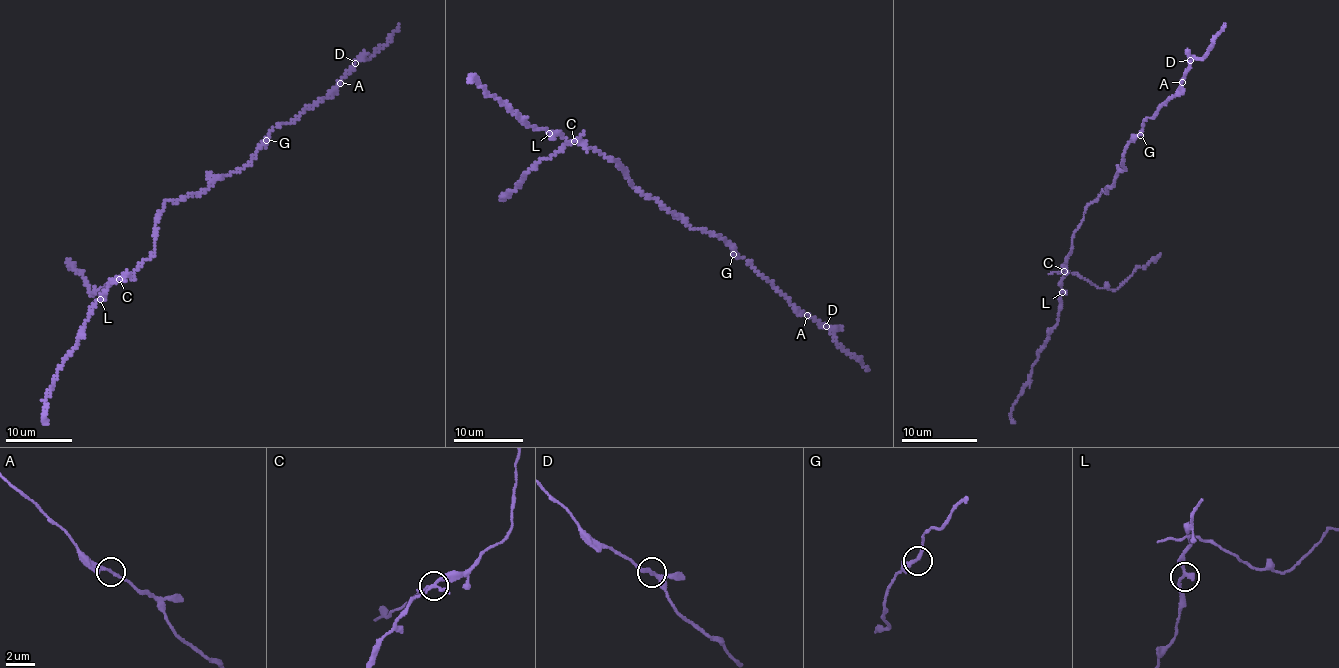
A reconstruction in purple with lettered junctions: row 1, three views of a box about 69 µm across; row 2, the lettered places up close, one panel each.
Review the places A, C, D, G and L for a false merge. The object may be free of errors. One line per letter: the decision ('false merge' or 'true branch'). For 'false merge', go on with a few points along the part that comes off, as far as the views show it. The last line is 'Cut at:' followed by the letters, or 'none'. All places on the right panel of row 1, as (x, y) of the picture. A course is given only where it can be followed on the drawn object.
A: true branch
C: false merge; course (1064, 271), (1075, 272), (1100, 288), (1115, 289), (1138, 267), (1160, 253)
D: true branch
G: true branch
L: true branch
Cut at: C

